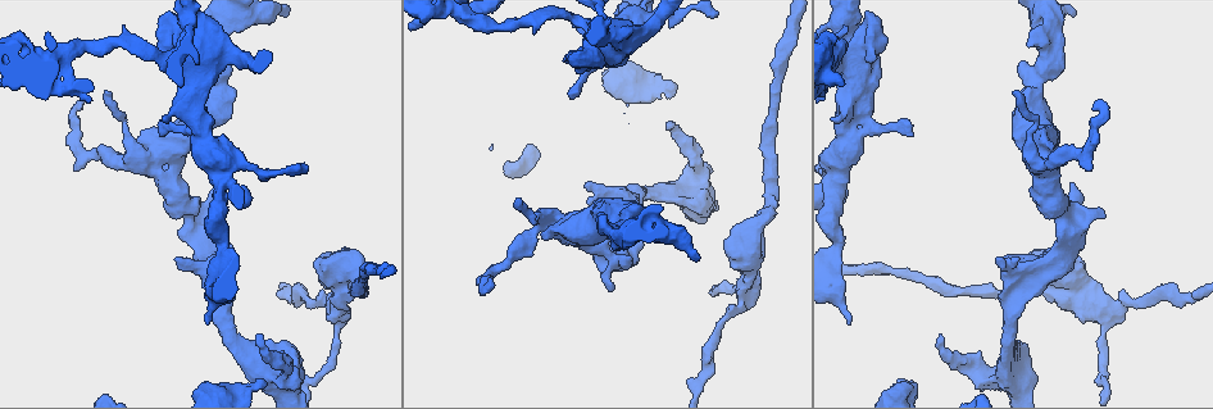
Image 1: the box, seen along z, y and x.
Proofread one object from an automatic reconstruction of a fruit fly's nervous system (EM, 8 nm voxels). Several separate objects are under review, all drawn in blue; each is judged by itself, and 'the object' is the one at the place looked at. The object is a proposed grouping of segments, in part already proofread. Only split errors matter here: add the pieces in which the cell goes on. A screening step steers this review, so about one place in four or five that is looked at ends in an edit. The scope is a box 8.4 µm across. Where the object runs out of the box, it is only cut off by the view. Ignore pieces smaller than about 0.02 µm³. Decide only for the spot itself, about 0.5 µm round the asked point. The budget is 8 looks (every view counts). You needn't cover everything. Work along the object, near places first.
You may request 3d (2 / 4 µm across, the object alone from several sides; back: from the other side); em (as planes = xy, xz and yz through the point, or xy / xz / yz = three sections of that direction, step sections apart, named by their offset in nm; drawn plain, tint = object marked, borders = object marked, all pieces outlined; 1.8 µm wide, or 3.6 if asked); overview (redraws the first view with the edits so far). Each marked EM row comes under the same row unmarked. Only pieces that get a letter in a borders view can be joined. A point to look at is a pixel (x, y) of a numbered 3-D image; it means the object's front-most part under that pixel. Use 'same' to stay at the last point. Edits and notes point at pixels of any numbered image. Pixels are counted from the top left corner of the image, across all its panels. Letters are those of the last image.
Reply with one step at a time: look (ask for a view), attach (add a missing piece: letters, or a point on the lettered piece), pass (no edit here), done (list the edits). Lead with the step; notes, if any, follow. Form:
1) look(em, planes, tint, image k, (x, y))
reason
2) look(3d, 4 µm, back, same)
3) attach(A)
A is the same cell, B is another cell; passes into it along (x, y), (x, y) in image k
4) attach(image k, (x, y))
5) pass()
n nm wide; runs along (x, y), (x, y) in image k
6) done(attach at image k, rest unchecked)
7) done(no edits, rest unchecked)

look(3d, 4 µm, image 1, (669, 98))
branch stops here

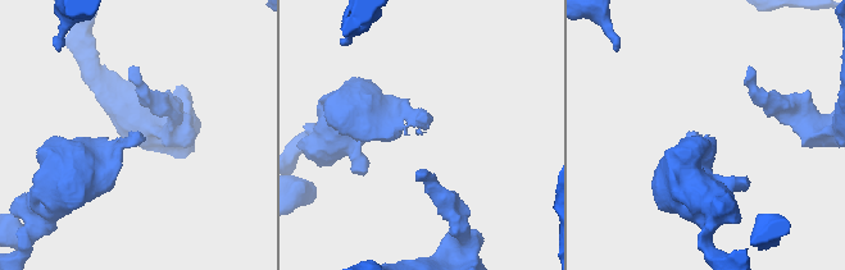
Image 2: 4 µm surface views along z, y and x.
look(em, 3.6 µm, xy, step 8, borders, image 2, (420, 132))
now the EM

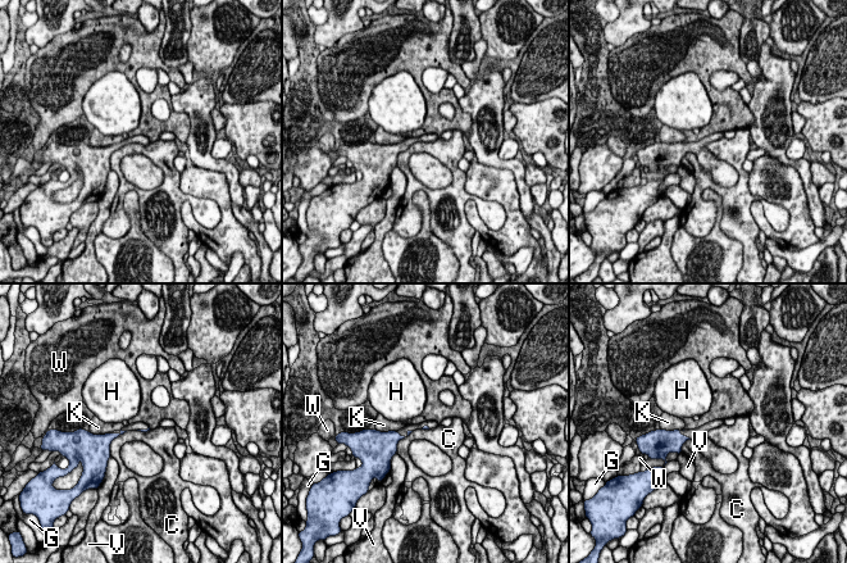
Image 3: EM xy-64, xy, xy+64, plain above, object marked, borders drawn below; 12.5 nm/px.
look(em, 3.6 µm, planes, borders, same)
another direction

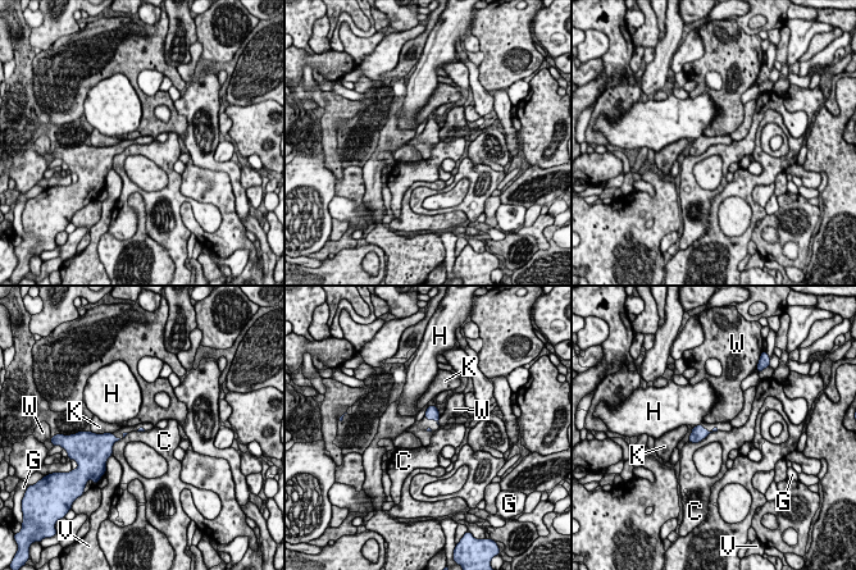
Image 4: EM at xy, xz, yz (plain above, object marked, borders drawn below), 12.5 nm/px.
pass()
C touches over 420 nm; C, G, H, K, V and W are other cells; border along (718, 431), (688, 442) in image 4; none of them fits

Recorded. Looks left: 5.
look(em, yz, step 16, tint, image 1, (200, 109))
thick turns thin

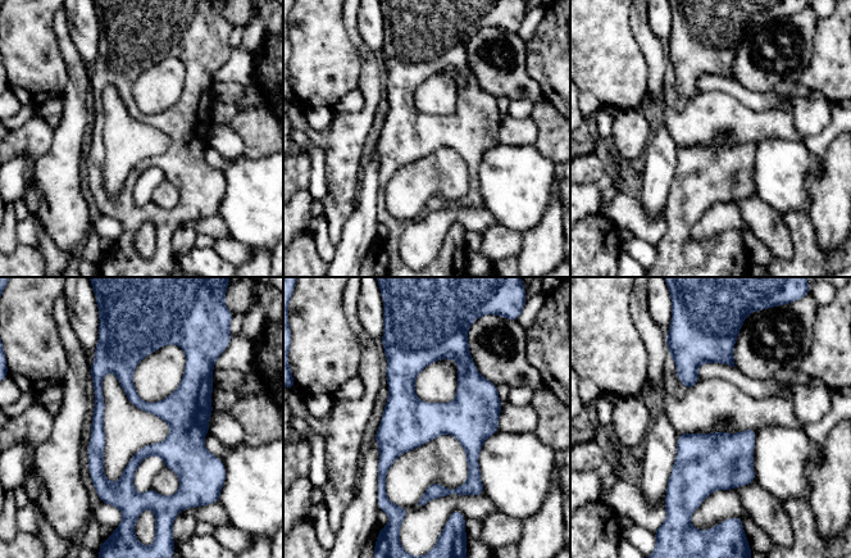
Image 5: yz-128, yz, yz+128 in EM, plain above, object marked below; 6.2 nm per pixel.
look(em, yz, step 16, borders, same)

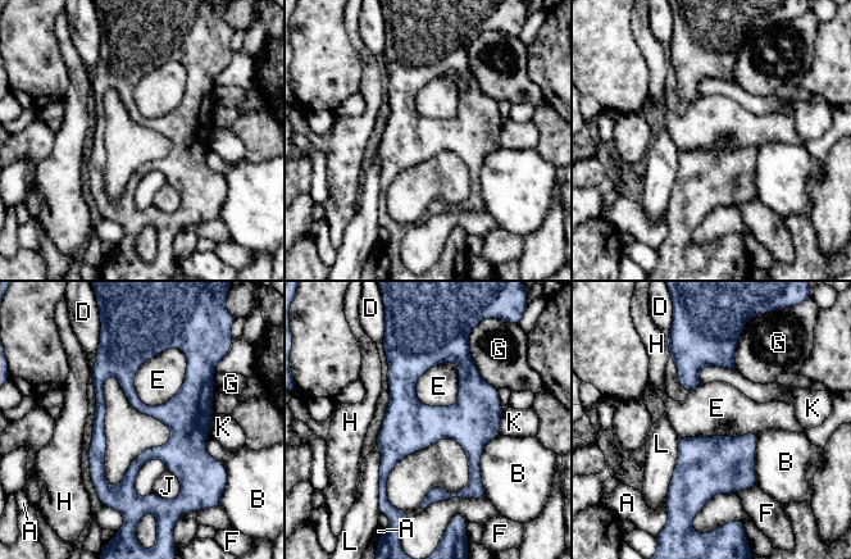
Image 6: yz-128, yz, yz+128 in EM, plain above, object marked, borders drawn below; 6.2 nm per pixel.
pass()
50 nm wide; A, B, D, E, F, G, H, J, K and L are other cells; no lettered piece goes on from it

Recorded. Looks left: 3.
look(em, xz, step 16, borders, image 1, (1017, 259))
branch stops here

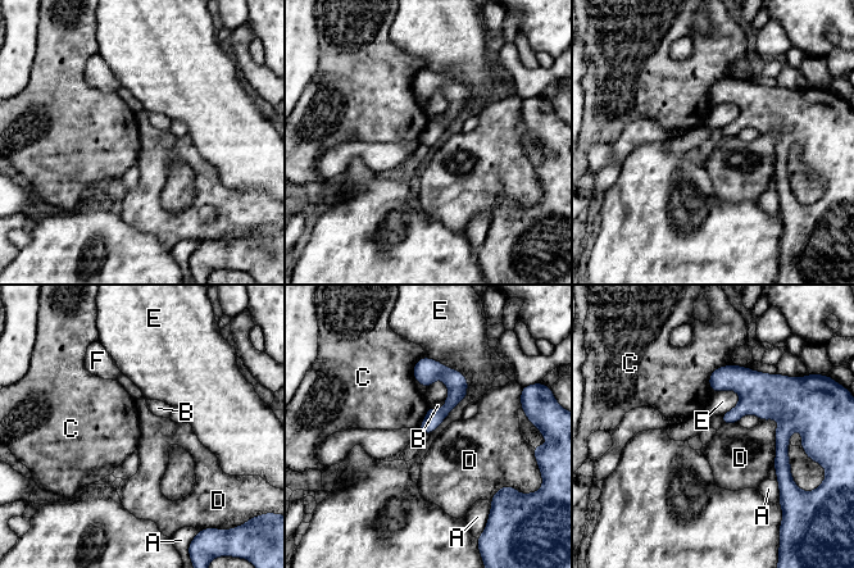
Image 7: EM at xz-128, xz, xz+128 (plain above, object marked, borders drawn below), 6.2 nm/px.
look(em, planes, borders, same)

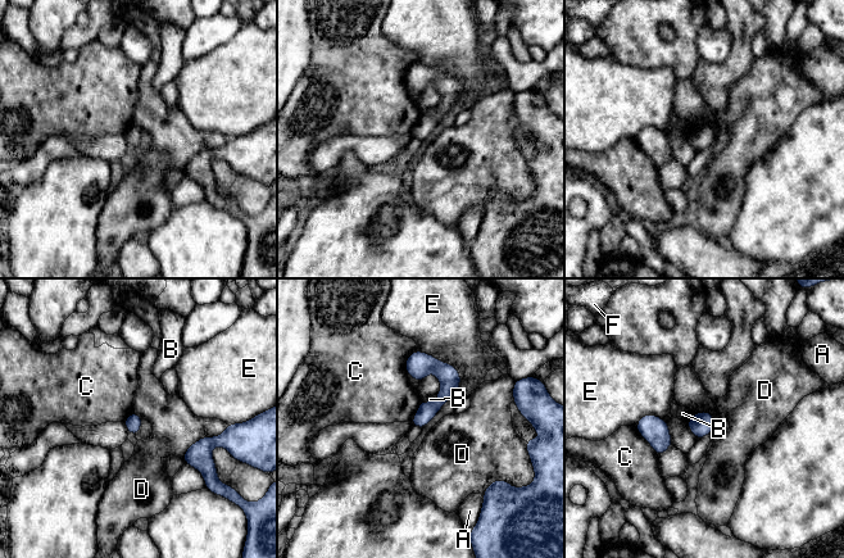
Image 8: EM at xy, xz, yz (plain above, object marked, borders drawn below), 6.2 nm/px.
pass()
A, B, C, D, E and F are other cells; border along (635, 427), (657, 456) in image 8; no lettered piece goes on from it

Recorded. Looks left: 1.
done(no edits, rest unchecked)

